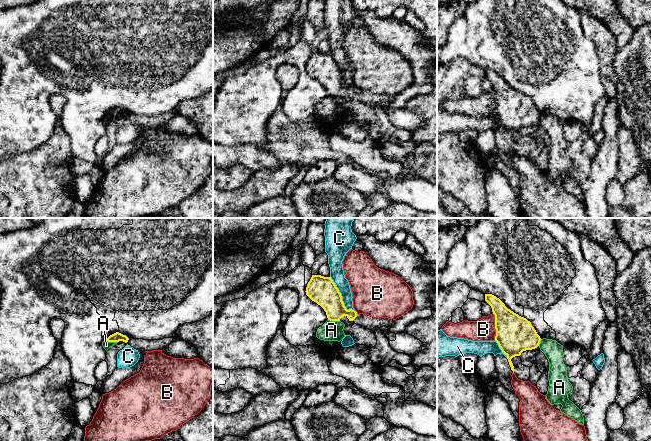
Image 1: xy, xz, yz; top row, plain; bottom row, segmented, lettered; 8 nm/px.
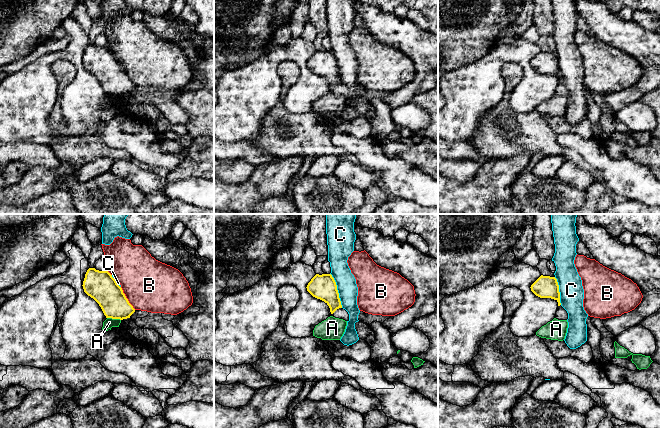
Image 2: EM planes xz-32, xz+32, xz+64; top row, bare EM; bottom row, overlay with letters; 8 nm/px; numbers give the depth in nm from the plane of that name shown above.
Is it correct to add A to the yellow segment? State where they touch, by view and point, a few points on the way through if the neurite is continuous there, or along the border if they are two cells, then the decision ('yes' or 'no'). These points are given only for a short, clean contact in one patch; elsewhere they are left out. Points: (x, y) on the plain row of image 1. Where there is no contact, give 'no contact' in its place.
meets yellow in xy at (111, 117); border along xy (105, 115), (117, 118); no

